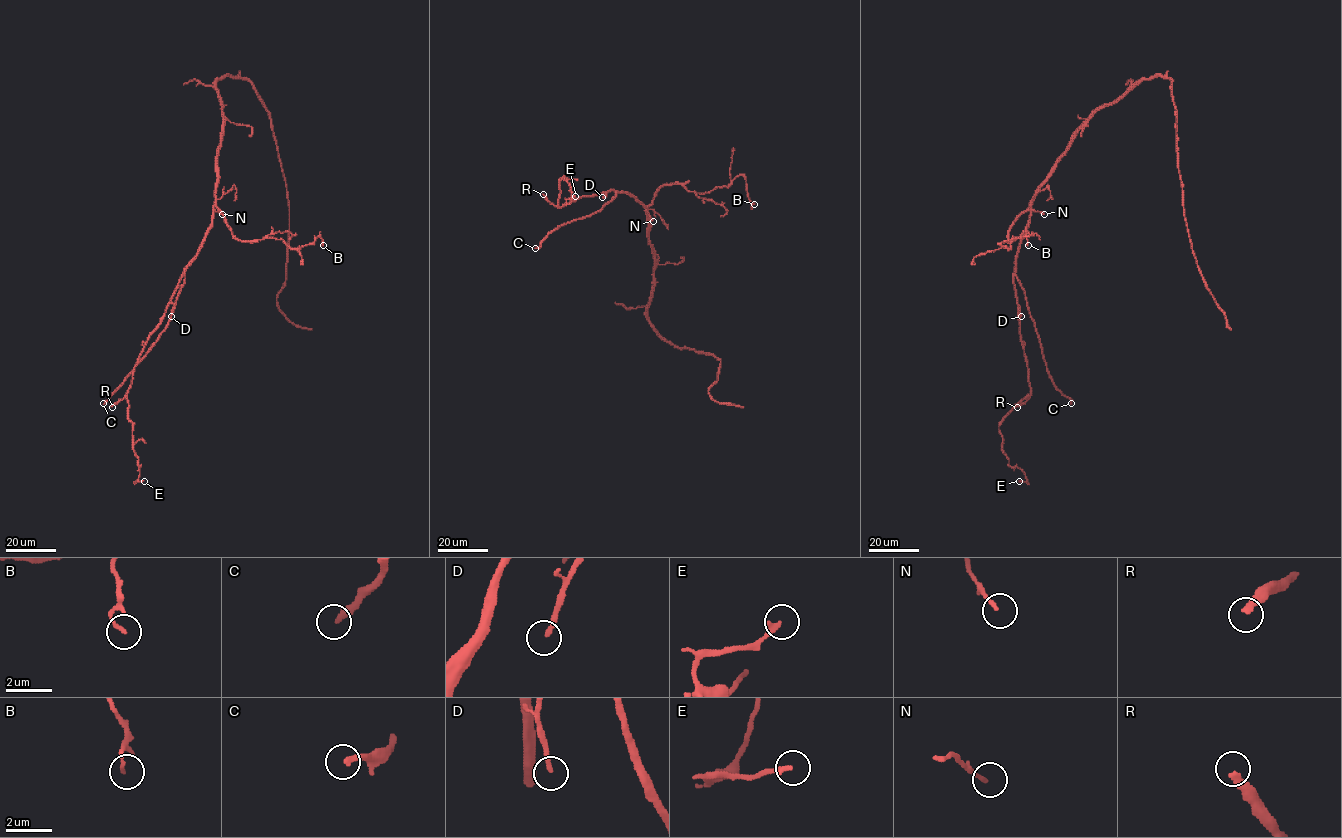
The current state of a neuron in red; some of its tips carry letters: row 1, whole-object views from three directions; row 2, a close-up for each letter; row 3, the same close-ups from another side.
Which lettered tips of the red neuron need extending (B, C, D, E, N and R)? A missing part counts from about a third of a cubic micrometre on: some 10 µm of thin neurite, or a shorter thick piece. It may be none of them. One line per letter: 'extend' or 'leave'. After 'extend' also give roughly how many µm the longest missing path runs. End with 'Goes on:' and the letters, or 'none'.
B: leave
C: extend; missing 50 µm
D: leave
E: leave
N: leave
R: extend; missing 50 µm
Goes on: C, R

